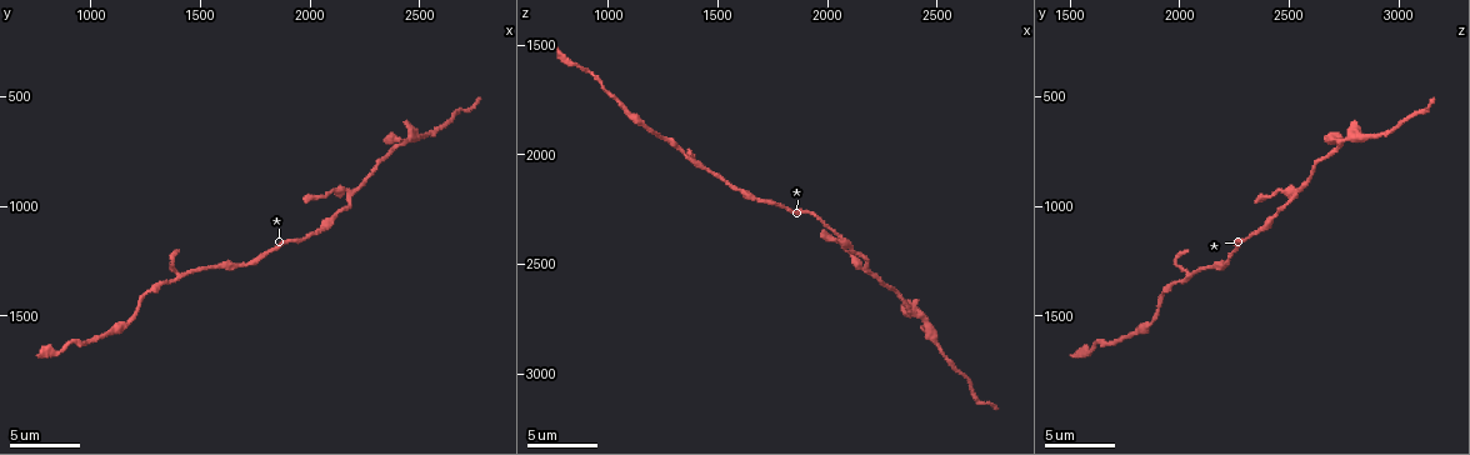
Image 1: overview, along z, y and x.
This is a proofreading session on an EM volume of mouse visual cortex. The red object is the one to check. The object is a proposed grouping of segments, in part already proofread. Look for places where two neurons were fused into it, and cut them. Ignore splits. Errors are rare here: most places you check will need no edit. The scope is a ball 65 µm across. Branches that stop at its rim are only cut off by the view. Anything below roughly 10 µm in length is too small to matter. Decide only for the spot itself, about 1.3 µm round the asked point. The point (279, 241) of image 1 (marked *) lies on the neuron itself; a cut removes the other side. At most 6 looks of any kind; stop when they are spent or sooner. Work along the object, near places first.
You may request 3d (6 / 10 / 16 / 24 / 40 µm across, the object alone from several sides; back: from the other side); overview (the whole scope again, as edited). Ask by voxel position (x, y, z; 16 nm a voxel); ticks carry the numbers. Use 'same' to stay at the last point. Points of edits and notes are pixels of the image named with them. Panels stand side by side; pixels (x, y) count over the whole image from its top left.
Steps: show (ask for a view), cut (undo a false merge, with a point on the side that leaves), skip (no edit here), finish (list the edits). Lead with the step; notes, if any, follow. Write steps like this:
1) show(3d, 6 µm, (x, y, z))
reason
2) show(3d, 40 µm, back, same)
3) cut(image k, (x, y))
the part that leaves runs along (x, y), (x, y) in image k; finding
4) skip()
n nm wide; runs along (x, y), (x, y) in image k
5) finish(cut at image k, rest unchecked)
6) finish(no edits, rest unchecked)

show(3d, 10 µm, (2410, 710, 2740))
calibre changes

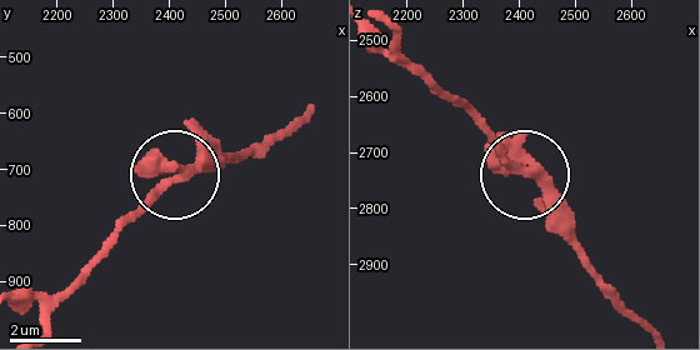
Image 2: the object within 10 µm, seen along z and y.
skip()
runs along (394, 26), (406, 54), (531, 179), (558, 233), (591, 265) in image 2; all the same neuron

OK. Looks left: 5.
show(3d, 10 µm, (1550, 1270, 2150))
sudden change in width

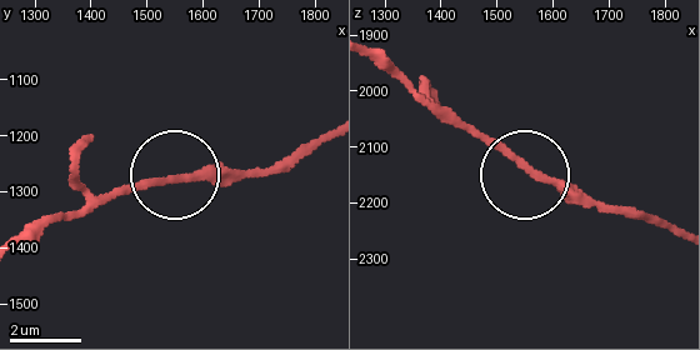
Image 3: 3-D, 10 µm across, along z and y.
skip()
one neuron here

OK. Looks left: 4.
show(3d, 10 µm, (1080, 1590, 1800))
thick turns thin

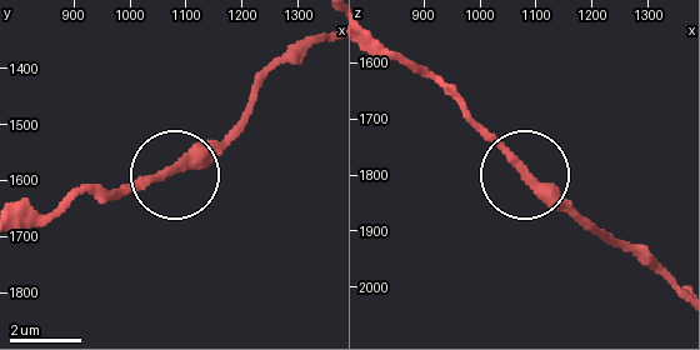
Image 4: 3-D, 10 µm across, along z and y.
show(3d, 6 µm, (1080, 1585, 1795))

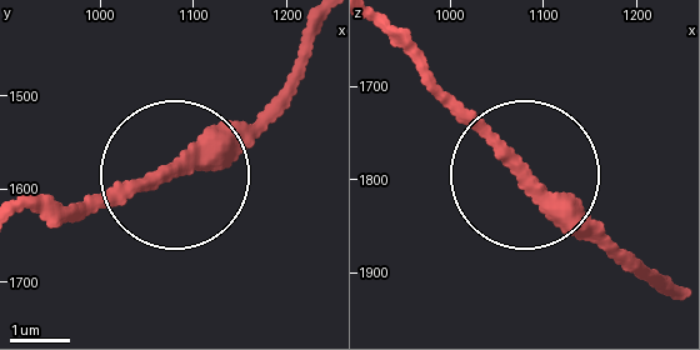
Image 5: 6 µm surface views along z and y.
skip()
runs along (676, 293), (613, 258), (423, 69) in image 5; all the same neuron

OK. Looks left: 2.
finish(no edits, rest unchecked)

